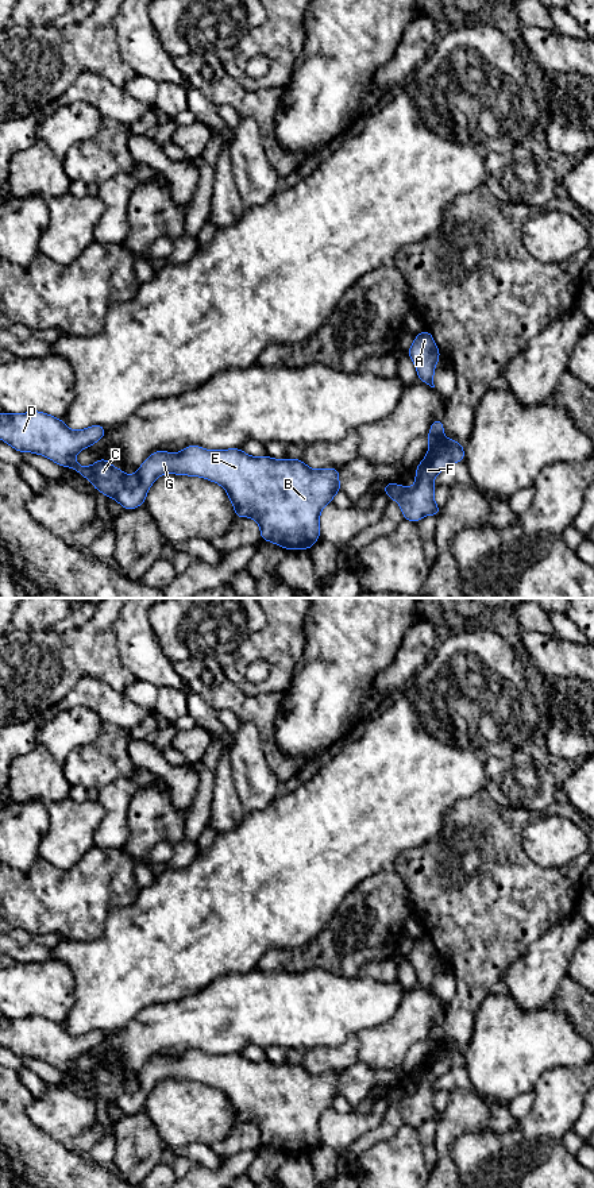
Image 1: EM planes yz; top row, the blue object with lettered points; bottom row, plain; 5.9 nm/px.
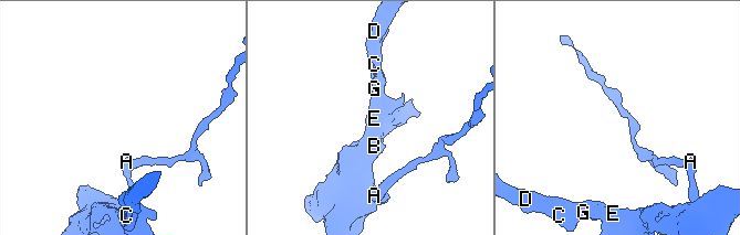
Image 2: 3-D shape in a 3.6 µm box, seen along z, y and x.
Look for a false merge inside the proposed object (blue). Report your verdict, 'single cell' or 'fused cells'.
fused cells

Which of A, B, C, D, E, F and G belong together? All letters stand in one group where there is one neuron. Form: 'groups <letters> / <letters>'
groups A / B C D E F G

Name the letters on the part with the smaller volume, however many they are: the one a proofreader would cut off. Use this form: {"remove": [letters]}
{"remove": ["A"]}

